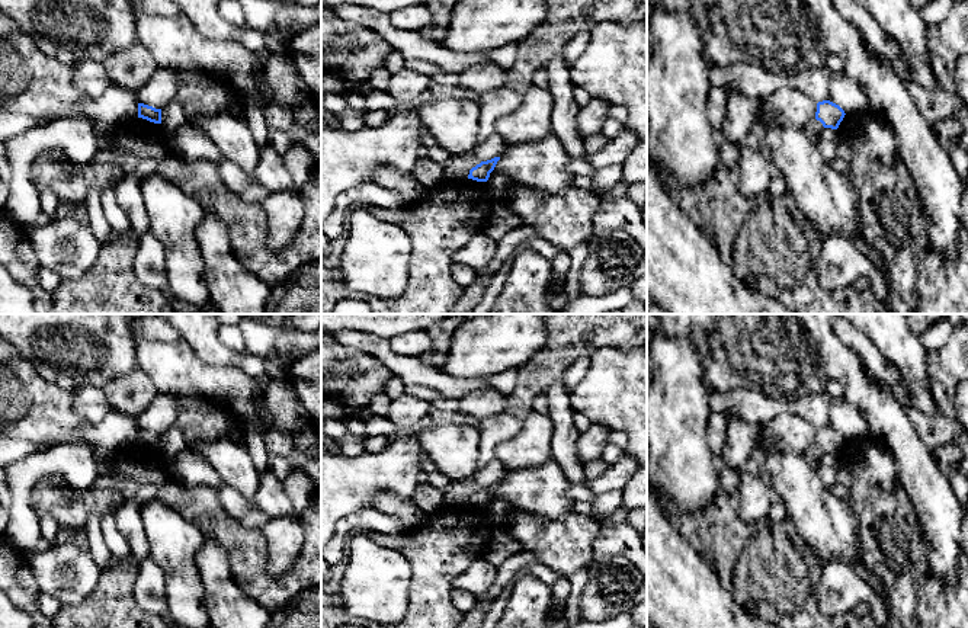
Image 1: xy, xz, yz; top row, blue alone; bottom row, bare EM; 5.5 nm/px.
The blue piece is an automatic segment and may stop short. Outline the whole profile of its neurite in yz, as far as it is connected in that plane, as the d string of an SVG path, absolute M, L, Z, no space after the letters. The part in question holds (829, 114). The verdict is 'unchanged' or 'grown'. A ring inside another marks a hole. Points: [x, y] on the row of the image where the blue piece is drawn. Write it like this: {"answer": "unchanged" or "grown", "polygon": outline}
{"answer": "unchanged", "polygon": "M830 100L817 103L815 119L820 121L824 128L837 129L844 115L844 110Z"}

